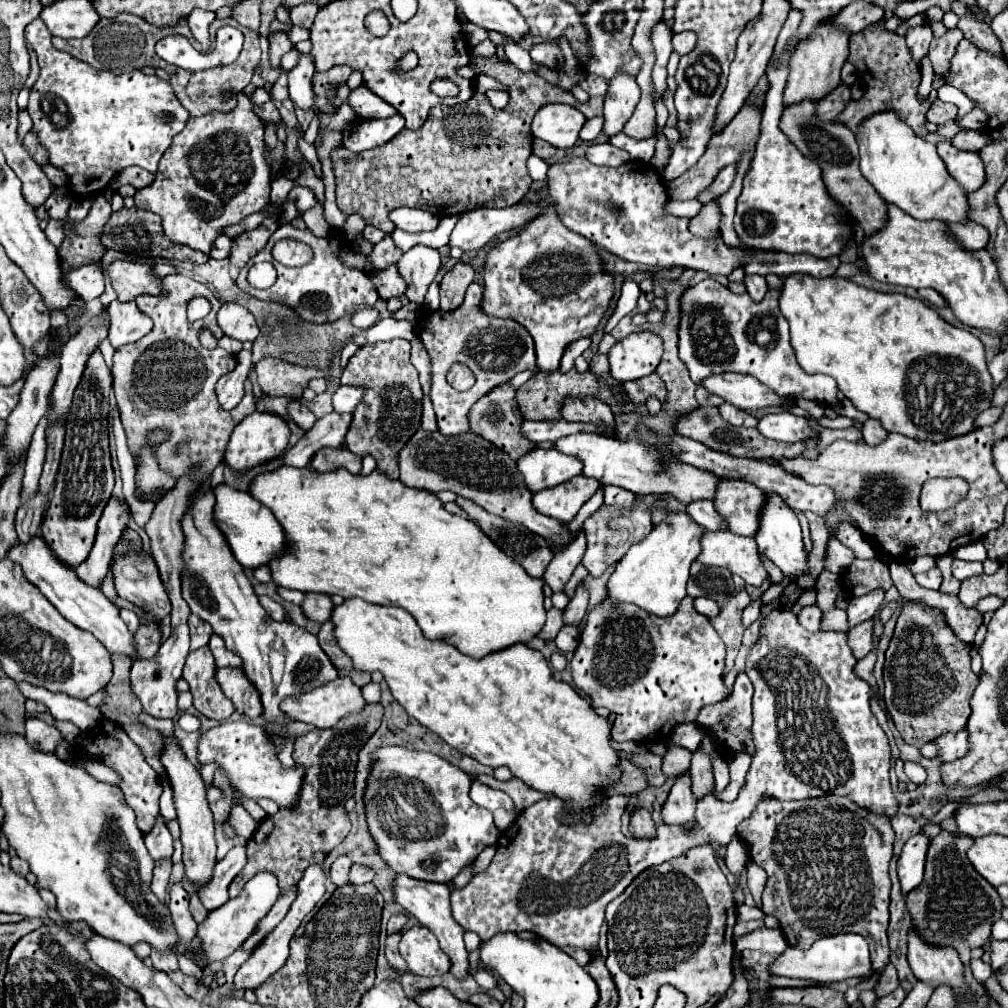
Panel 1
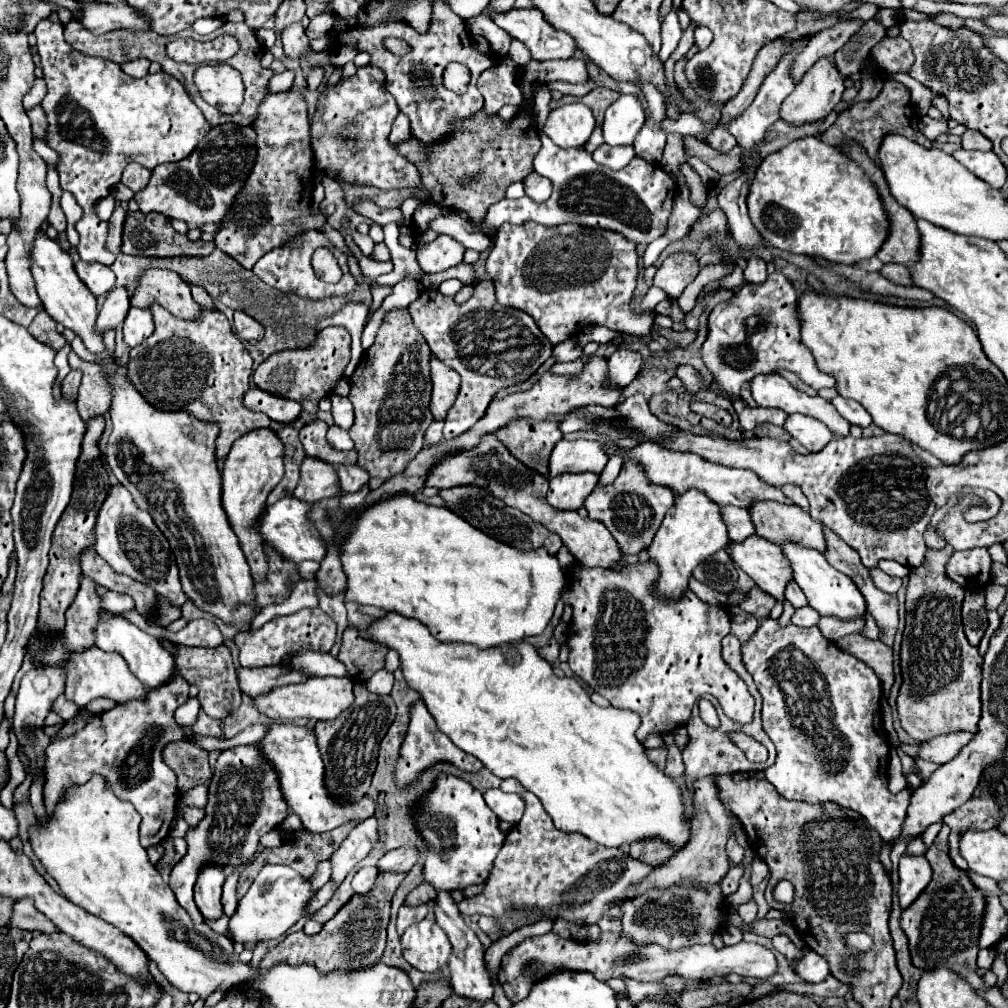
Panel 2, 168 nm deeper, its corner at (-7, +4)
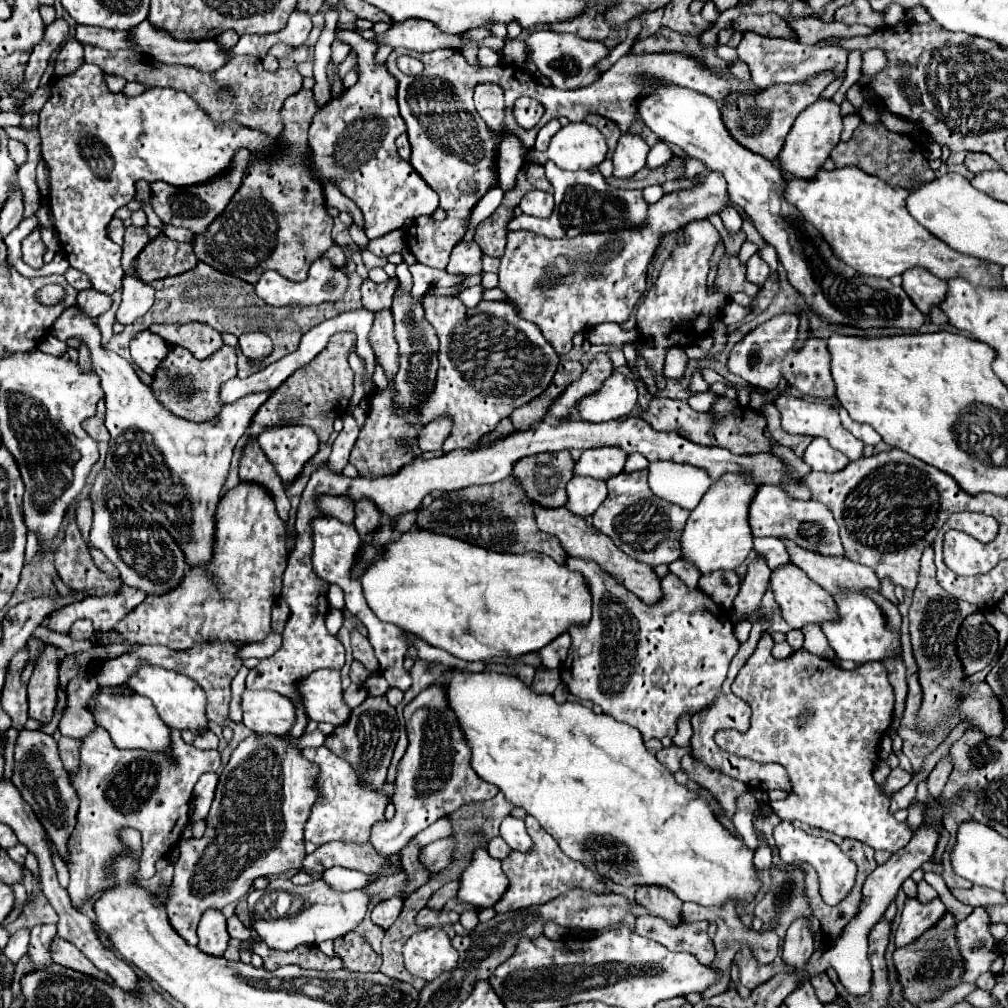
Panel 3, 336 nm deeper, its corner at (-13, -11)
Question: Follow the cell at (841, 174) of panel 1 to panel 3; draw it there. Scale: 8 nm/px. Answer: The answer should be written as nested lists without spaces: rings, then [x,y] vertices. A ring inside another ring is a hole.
[[[912,267],[902,273],[902,289],[924,315],[930,311],[930,305],[938,305],[948,291],[946,281],[938,279],[930,271],[924,271],[922,267]]]

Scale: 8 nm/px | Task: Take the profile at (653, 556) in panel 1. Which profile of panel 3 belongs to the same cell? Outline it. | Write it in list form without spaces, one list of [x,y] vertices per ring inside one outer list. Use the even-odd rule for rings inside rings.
[[[724,475],[716,481],[696,509],[690,511],[690,517],[680,535],[680,559],[692,563],[700,575],[728,569],[736,571],[748,553],[752,551],[752,533],[748,525],[748,505],[756,491],[756,483],[750,483],[740,475]]]

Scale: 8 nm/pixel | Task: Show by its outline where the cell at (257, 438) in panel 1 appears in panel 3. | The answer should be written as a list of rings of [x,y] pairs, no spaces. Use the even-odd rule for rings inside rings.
[[[238,483],[234,489],[230,489],[222,499],[220,499],[220,505],[216,509],[216,541],[214,541],[214,555],[212,555],[212,561],[210,561],[210,567],[204,575],[202,569],[190,569],[186,571],[186,577],[182,579],[182,583],[170,591],[168,595],[162,595],[162,597],[152,597],[148,595],[130,615],[126,615],[116,631],[120,631],[124,635],[124,645],[108,645],[108,657],[118,657],[122,653],[126,653],[126,647],[132,645],[132,643],[142,643],[142,645],[166,645],[170,649],[190,649],[194,643],[198,641],[262,641],[270,635],[270,611],[274,607],[274,603],[278,601],[280,597],[280,591],[282,591],[282,575],[284,575],[284,569],[286,569],[286,561],[288,561],[288,549],[286,549],[286,529],[284,529],[284,521],[278,517],[278,511],[276,511],[276,503],[274,503],[274,497],[264,489],[264,487],[258,487],[258,483]]]

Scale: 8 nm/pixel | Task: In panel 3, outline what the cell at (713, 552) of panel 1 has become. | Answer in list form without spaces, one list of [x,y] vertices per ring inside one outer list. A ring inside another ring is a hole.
[[[788,563],[786,567],[776,567],[772,569],[770,575],[770,587],[774,591],[774,599],[780,605],[782,611],[782,619],[792,627],[792,629],[802,629],[808,623],[822,623],[826,619],[834,619],[834,599],[822,589],[818,587],[802,569],[798,569],[796,565]]]

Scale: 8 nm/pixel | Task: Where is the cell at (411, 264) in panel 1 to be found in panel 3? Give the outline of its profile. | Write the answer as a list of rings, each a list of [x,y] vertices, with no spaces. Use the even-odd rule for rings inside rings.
[[[460,241],[452,249],[450,263],[446,265],[444,271],[450,275],[478,275],[478,273],[482,273],[480,257],[482,257],[482,249],[474,241],[470,241],[470,243]]]

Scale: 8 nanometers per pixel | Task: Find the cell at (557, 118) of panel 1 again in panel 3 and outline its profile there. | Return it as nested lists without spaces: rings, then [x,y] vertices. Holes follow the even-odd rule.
[[[584,121],[568,123],[562,127],[550,141],[550,147],[542,155],[528,153],[528,161],[544,163],[546,159],[554,161],[560,169],[578,171],[578,169],[592,169],[600,165],[606,157],[606,141],[604,135]]]

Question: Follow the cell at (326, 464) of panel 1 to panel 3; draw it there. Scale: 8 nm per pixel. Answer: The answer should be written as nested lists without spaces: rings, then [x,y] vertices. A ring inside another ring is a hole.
[[[360,499],[356,503],[356,519],[354,519],[354,527],[358,529],[360,537],[368,539],[368,533],[374,531],[378,523],[382,523],[382,513],[378,513],[378,507],[374,507],[370,499]]]

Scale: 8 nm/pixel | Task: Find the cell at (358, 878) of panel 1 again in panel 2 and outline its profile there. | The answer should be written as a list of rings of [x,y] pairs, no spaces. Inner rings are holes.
[[[402,846],[384,854],[378,862],[380,872],[410,872],[412,866],[418,862],[420,854],[416,846]]]

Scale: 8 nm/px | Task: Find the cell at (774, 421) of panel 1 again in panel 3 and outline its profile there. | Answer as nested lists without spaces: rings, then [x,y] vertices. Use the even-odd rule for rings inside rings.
[[[812,437],[812,443],[806,447],[802,459],[812,467],[812,471],[830,471],[830,473],[840,471],[848,463],[846,455],[830,447],[830,443],[826,443],[826,439],[822,437]]]

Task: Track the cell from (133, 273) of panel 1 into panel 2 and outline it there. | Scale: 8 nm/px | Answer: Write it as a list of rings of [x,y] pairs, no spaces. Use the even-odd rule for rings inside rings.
[[[152,270],[140,278],[140,286],[132,298],[132,306],[150,308],[152,304],[164,306],[172,316],[182,320],[198,320],[200,306],[194,302],[190,288],[168,270]]]

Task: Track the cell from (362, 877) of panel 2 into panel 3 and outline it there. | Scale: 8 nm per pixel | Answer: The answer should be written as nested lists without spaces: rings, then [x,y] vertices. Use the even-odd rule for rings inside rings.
[[[390,897],[390,899],[380,899],[378,903],[374,903],[372,909],[372,921],[382,927],[388,929],[400,915],[402,911],[402,899],[400,897]]]

